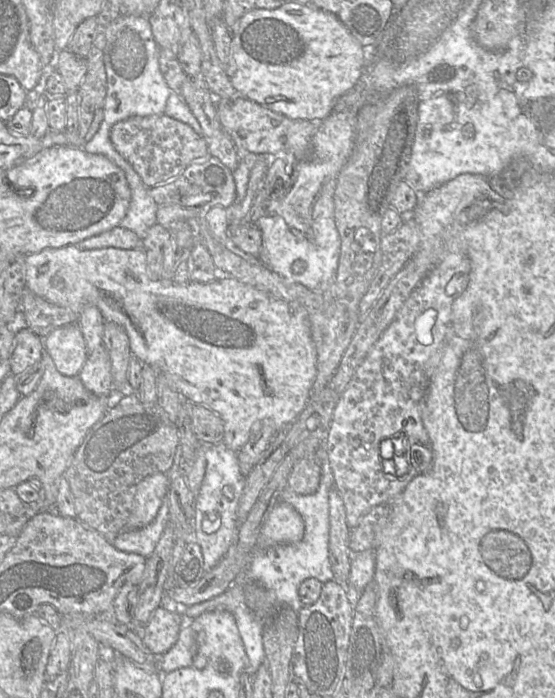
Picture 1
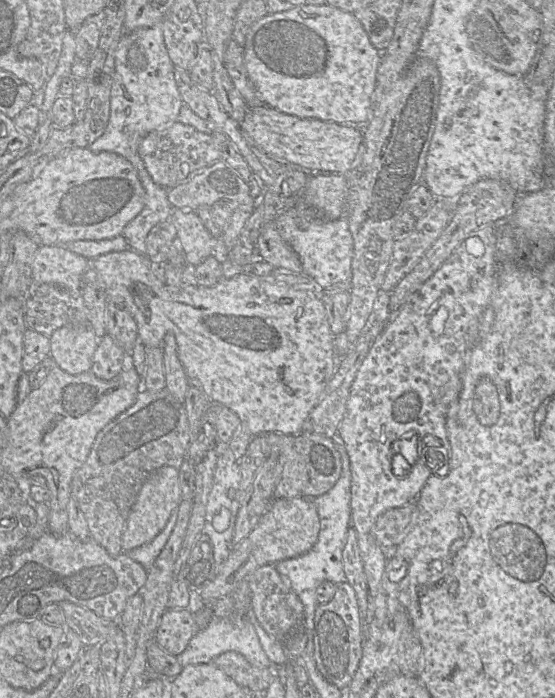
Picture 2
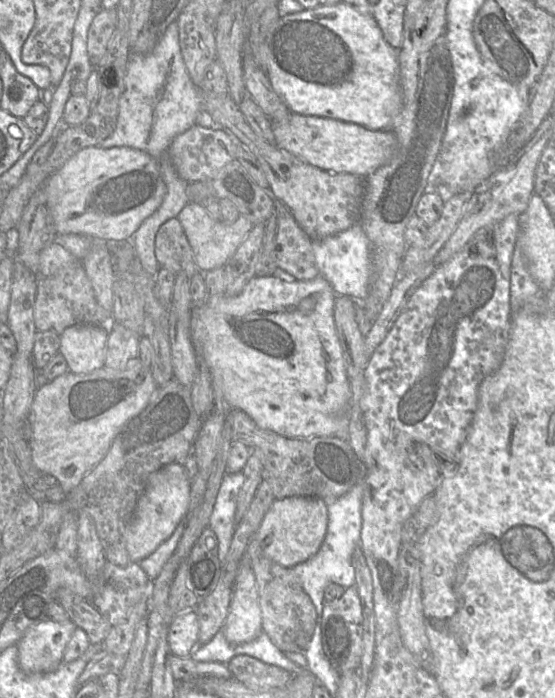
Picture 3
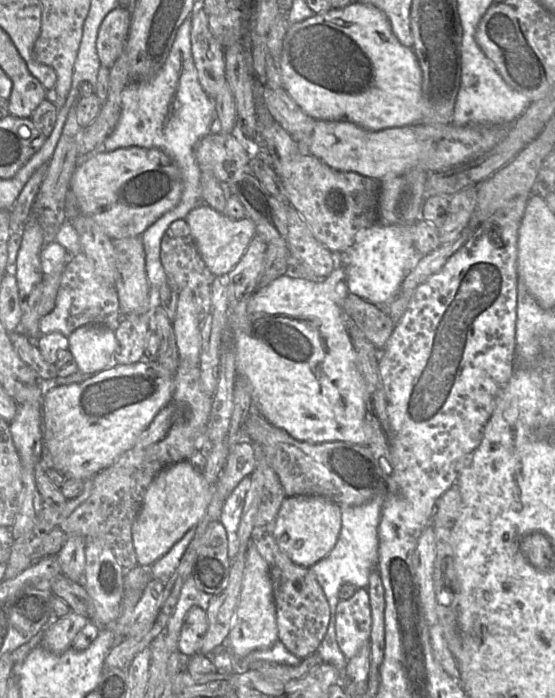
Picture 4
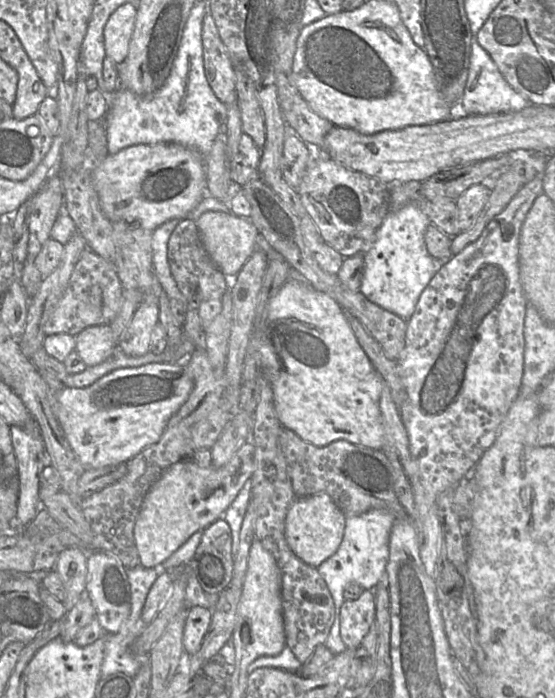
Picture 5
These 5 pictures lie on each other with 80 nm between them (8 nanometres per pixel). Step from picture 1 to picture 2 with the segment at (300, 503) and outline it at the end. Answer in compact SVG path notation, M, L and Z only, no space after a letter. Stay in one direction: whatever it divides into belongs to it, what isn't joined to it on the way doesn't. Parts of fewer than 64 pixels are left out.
M341 441L338 445L342 456L342 474L339 480L323 495L310 498L317 509L320 520L320 531L315 545L300 556L274 564L277 571L288 580L291 588L304 605L308 634L307 642L313 629L316 608L318 605L322 605L317 602L317 588L322 582L334 584L346 582L342 553L347 540L348 530L352 526L351 471L348 457Z

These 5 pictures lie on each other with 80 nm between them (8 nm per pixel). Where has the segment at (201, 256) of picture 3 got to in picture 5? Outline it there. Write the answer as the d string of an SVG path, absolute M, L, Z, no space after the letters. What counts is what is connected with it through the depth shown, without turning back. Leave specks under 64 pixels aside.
M207 211L195 222L207 253L226 276L236 275L257 248L258 232L249 219L231 213Z

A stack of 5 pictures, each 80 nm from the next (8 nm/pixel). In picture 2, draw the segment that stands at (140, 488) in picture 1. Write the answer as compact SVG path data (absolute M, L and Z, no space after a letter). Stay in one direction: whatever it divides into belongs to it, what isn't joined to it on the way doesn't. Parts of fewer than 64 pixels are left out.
M164 466L154 471L144 482L128 516L122 536L124 552L128 553L153 540L164 529L171 514L177 511L181 501L178 469Z

